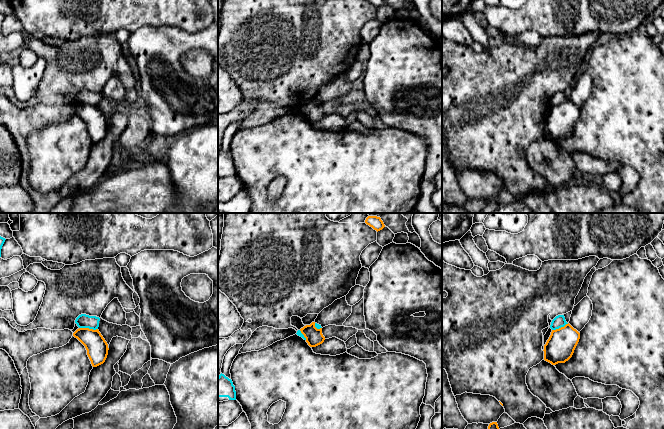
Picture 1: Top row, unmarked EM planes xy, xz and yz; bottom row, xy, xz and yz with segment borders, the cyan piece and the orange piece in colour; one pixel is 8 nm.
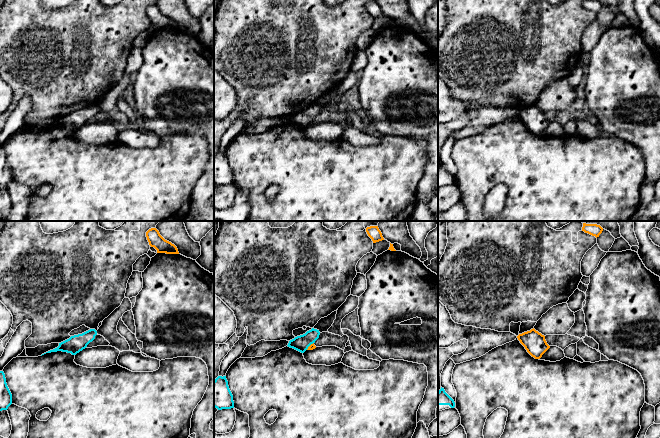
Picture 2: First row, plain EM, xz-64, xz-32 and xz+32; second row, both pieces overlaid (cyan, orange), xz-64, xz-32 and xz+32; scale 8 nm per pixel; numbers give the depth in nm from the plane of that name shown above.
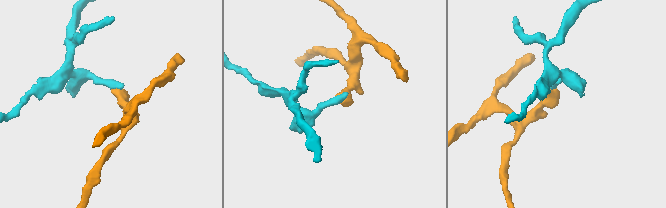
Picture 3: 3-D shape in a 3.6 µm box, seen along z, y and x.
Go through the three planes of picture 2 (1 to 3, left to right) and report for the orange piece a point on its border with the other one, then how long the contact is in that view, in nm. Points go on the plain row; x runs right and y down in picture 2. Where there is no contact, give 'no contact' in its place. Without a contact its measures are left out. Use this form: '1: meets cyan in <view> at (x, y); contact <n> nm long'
1: no contact
2: meets cyan in xz-32 at (309, 121); contact 90 nm long
3: no contact

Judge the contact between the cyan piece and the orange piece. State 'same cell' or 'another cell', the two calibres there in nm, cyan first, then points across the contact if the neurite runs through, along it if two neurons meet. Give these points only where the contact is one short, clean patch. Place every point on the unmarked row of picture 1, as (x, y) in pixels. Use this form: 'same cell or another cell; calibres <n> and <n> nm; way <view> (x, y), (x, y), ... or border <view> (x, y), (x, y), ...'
another cell; calibres 110 and 180 nm; border xy (79, 103), (97, 105)

